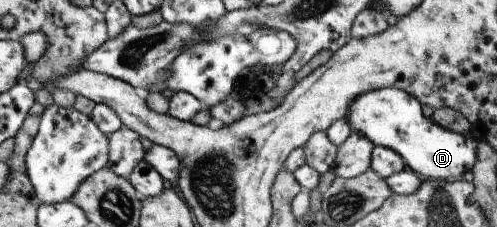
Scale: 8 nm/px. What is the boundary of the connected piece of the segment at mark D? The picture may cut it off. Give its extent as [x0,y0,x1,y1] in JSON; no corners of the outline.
[346,87,478,179]

